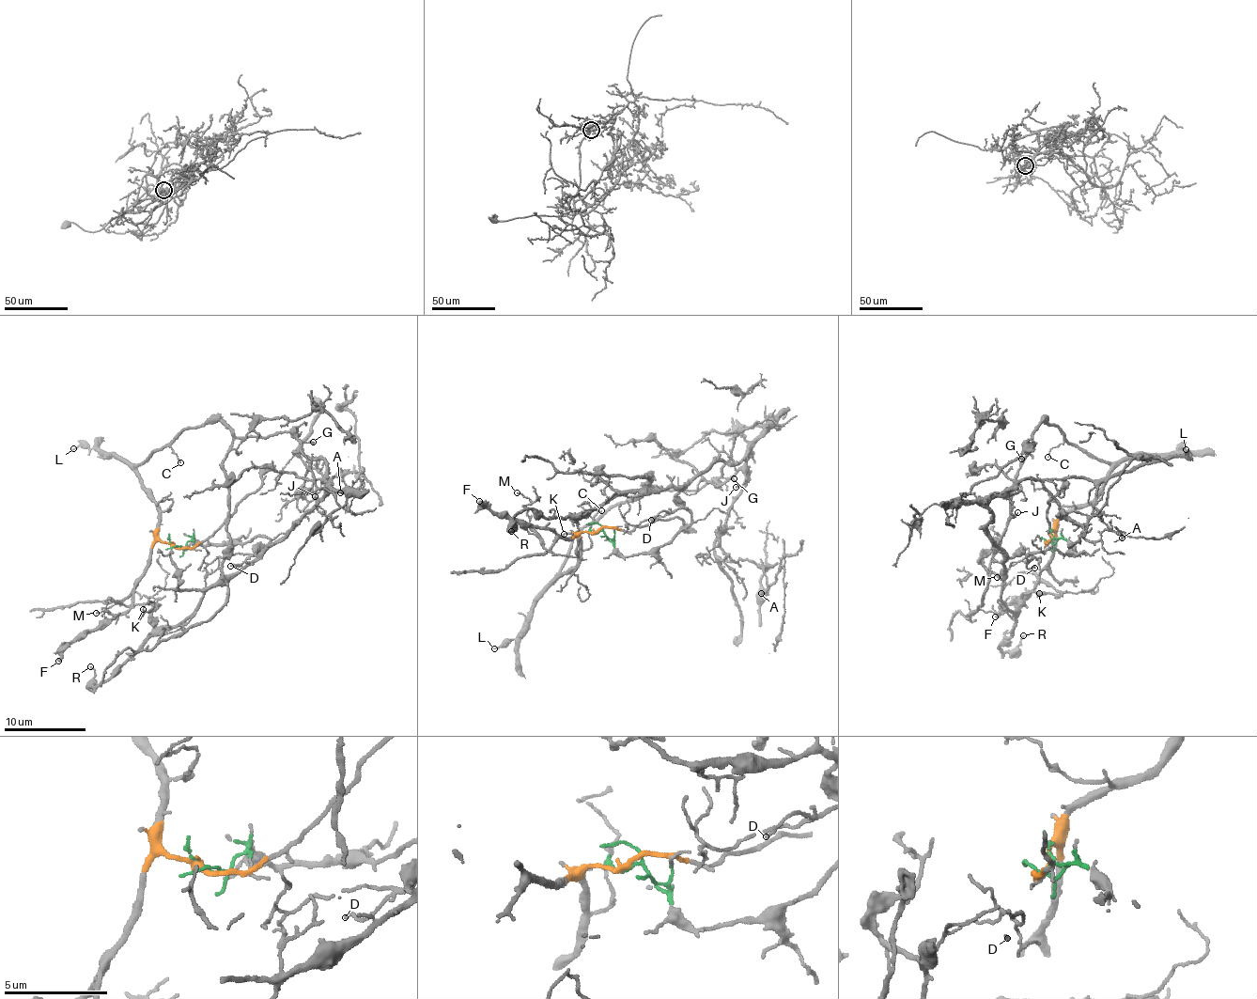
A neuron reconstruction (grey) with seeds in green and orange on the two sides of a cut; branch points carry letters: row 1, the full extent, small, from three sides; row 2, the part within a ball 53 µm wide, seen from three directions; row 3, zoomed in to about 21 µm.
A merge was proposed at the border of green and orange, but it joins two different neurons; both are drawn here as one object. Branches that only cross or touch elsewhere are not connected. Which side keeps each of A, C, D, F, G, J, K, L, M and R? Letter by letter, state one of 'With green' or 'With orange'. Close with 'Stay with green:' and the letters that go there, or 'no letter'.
A: With green
C: With orange
D: With green
F: With orange
G: With orange
J: With green
K: With green
L: With orange
M: With green
R: With green
Stay with green: A, D, J, K, M, R

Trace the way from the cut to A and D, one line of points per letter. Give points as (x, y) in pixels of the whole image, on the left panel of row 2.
A: (177, 545), (276, 543), (325, 485), (323, 460), (293, 452), (339, 492)
D: (177, 545), (185, 547), (193, 538), (203, 544), (232, 545), (258, 535), (271, 539), (238, 565), (229, 565)

